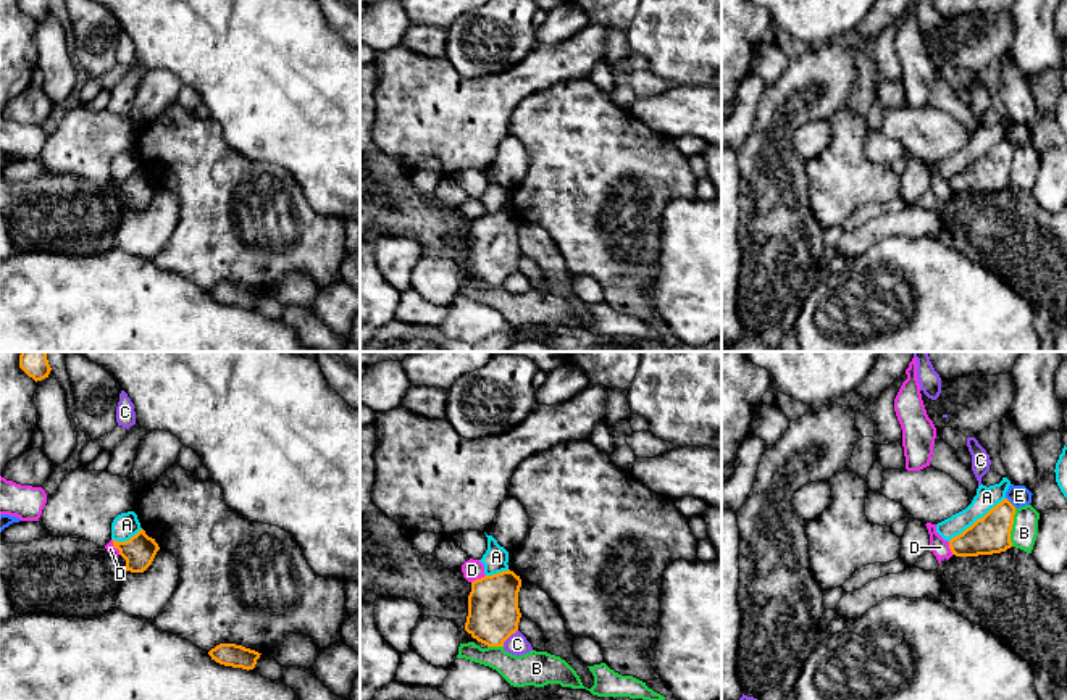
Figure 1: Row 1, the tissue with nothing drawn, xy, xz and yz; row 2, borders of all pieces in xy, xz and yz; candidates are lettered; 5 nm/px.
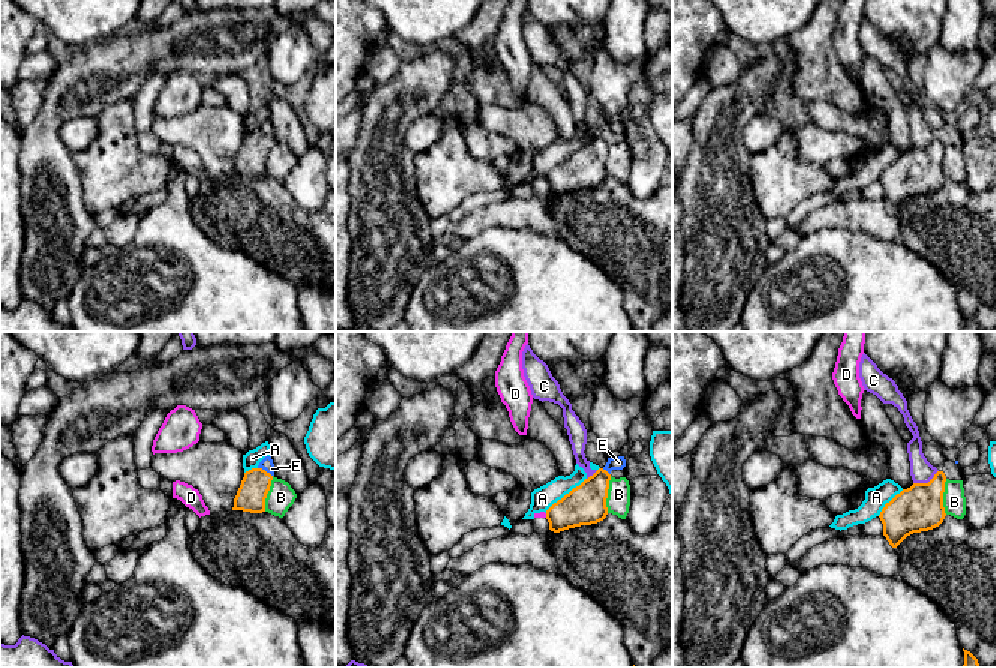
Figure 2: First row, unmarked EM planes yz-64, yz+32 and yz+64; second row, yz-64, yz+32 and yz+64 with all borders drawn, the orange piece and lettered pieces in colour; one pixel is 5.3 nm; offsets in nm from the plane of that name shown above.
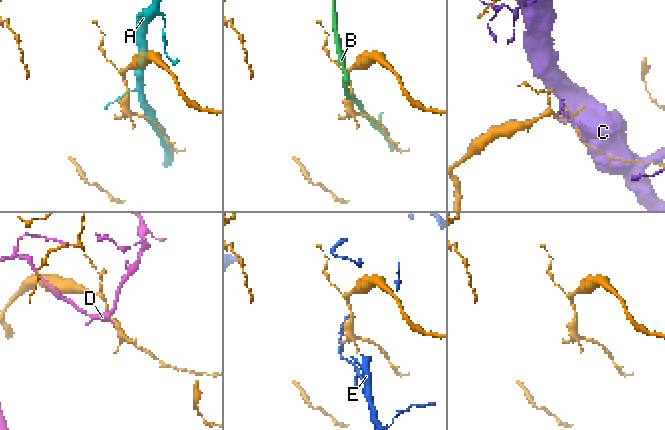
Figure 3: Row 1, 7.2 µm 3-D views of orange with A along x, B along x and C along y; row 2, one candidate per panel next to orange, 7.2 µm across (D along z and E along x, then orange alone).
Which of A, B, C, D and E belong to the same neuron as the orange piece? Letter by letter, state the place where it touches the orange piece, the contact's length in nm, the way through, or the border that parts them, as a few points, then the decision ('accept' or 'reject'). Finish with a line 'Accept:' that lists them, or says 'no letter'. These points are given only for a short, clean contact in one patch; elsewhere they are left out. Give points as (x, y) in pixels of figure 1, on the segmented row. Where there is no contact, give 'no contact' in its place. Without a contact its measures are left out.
A: contact yz (977, 520); length 360 nm; reject
B: contact yz (1011, 528); length 190 nm; reject
C: contact xz (509, 636); length 120 nm; reject
D: contact xz (478, 579); length 80 nm; border xz (485, 574), (472, 583); reject
E: contact yz (1009, 502); length 80 nm; border yz (1006, 497), (1016, 507); reject
Accept: no letter

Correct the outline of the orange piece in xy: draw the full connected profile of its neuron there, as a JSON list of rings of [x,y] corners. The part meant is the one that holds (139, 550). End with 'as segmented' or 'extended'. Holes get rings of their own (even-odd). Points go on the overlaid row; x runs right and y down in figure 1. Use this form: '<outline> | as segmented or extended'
[[[144,529],[126,542],[113,540],[113,547],[119,550],[119,555],[126,560],[124,569],[131,573],[144,573],[160,550],[155,539],[149,537]]] | as segmented

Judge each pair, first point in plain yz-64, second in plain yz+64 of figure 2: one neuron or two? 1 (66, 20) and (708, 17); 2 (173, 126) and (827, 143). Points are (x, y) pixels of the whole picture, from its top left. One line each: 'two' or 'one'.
1: two
2: two

